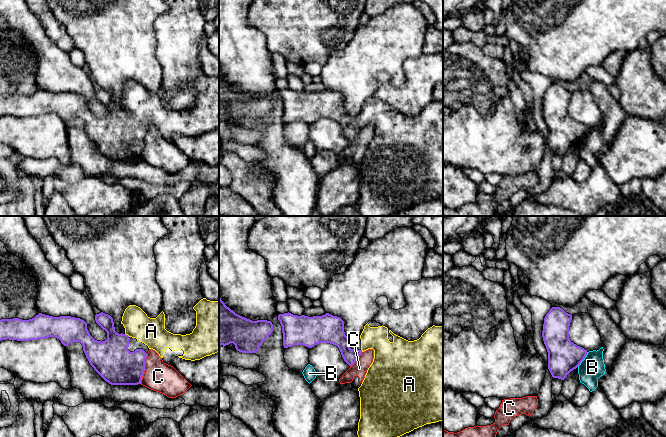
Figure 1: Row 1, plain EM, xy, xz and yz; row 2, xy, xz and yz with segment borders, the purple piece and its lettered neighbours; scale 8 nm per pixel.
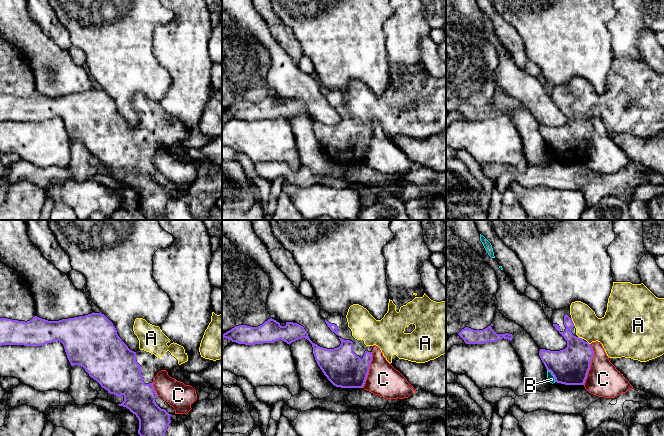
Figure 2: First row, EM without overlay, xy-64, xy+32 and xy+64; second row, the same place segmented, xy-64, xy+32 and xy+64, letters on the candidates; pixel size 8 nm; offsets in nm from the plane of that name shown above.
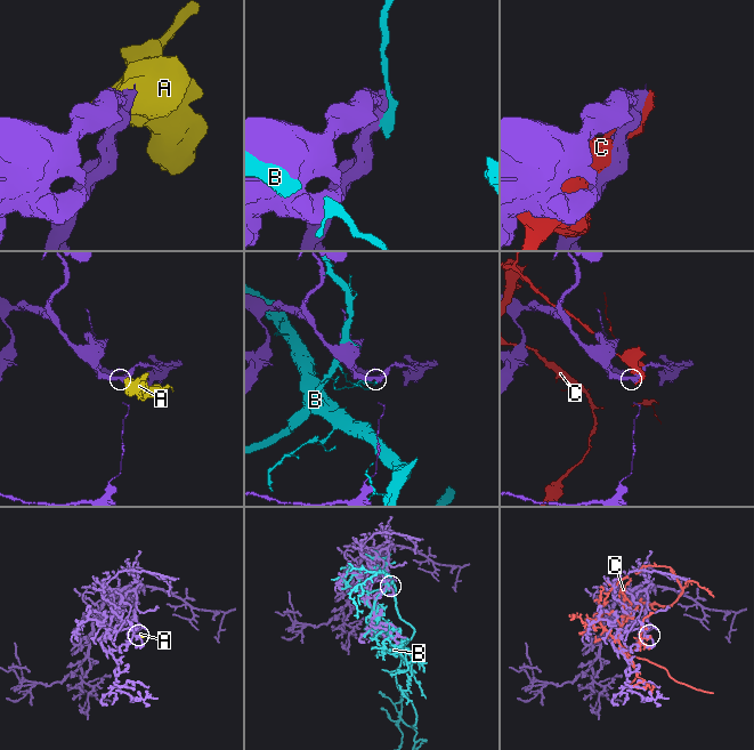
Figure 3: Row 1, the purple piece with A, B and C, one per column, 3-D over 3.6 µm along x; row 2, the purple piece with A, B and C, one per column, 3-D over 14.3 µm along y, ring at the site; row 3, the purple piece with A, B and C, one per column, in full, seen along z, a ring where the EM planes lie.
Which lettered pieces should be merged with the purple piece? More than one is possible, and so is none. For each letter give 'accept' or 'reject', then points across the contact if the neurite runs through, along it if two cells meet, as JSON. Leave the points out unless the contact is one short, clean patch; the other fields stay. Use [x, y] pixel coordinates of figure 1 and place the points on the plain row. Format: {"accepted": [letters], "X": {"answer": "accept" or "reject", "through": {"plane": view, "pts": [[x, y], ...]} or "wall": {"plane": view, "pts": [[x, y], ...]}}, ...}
{"accepted": ["A"], "A": {"answer": "accept", "through": {"plane": "xy", "pts": [[111, 135], [115, 123], [127, 111], [131, 107], [151, 107]]}}, "B": {"answer": "reject"}, "C": {"answer": "reject"}}

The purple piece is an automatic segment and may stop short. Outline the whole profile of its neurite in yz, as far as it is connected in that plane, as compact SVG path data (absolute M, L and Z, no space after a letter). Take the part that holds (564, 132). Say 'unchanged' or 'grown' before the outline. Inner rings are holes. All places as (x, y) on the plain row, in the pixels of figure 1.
unchanged; M552 83L544 94L542 113L548 128L548 145L553 154L564 156L587 131L587 126L569 114L572 91Z

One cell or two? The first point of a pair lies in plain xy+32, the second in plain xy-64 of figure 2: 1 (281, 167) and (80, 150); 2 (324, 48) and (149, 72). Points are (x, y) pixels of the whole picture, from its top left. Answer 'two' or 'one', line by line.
1: two
2: one

